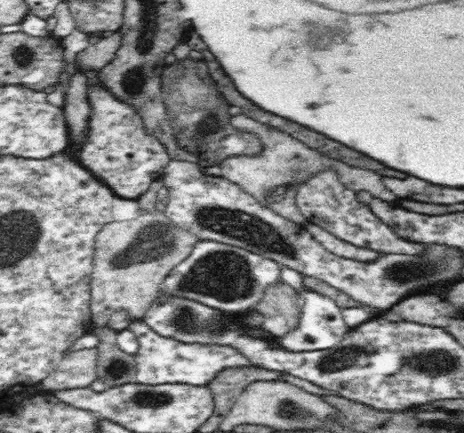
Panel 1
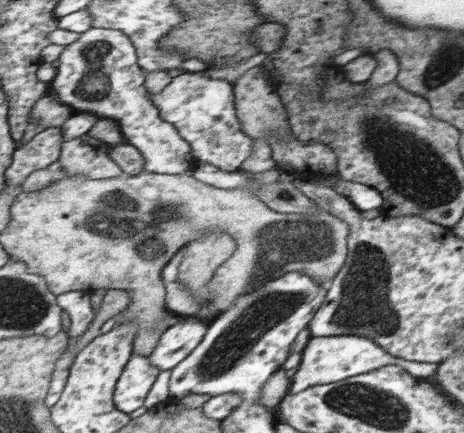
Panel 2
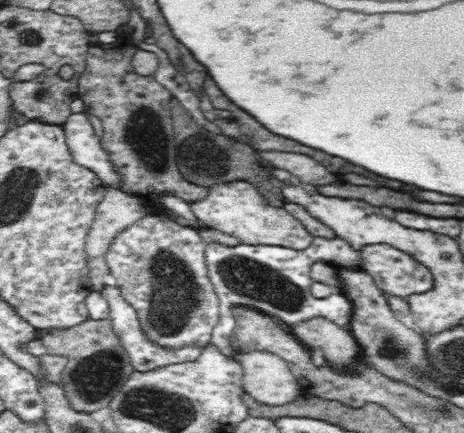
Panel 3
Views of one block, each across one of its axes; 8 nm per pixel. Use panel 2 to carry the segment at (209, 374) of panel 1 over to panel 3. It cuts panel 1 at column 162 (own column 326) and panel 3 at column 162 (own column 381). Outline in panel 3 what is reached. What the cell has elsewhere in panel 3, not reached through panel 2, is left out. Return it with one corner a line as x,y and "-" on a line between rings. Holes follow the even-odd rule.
104,284
104,288
100,290
102,296
108,300
108,308
110,308
110,320
112,320
112,332
120,338
120,342
124,344
124,350
128,354
130,364
134,366
134,372
150,372
156,368
164,368
170,364
186,364
186,362
194,362
198,360
198,356
202,354
202,346
186,346
186,348
178,348
178,350
166,350
162,346
156,346
152,340
148,340
140,328
140,318
138,318
138,310
122,296
122,290
116,286
108,286

